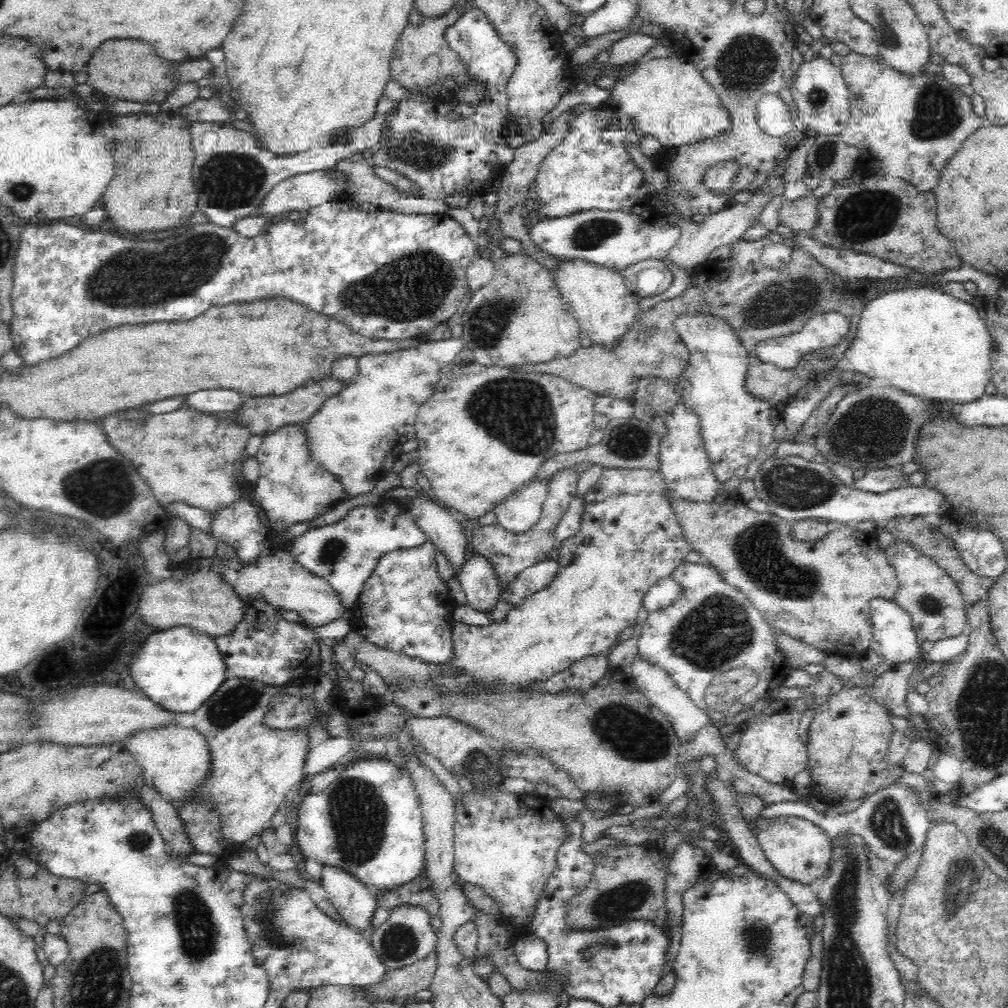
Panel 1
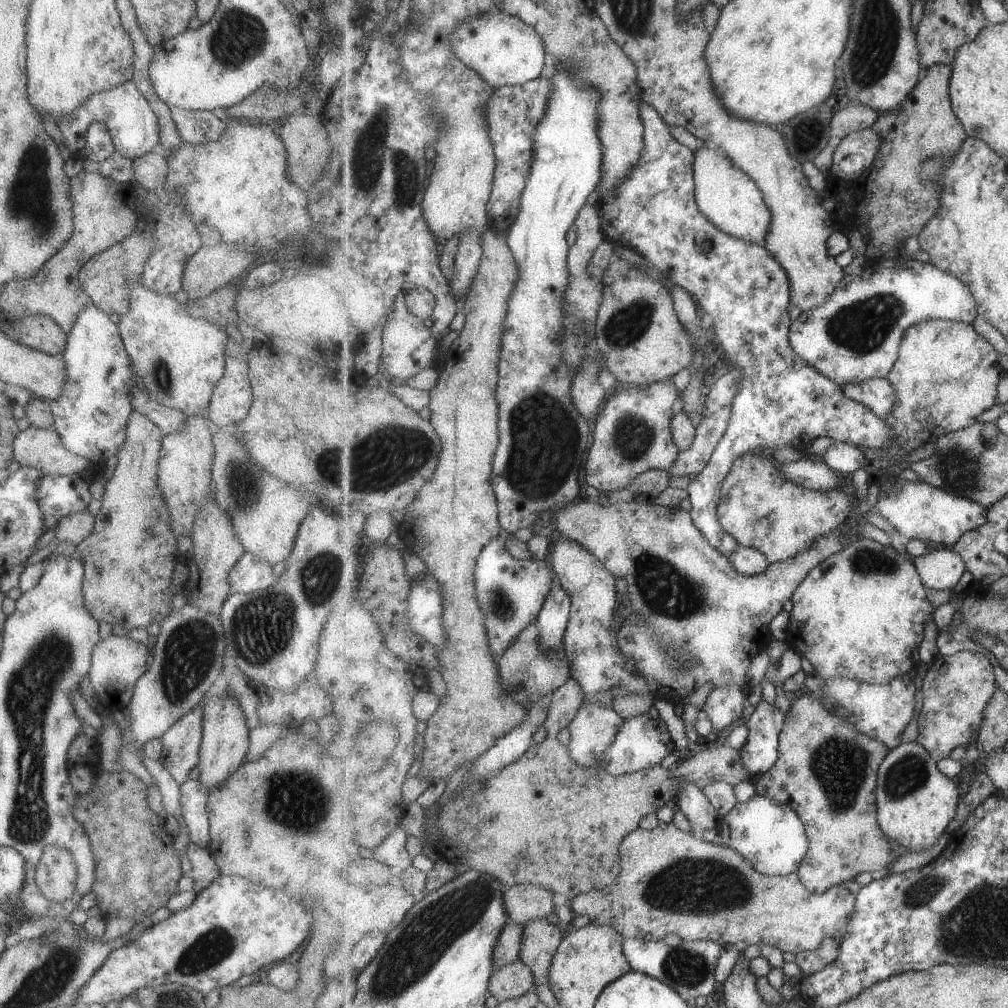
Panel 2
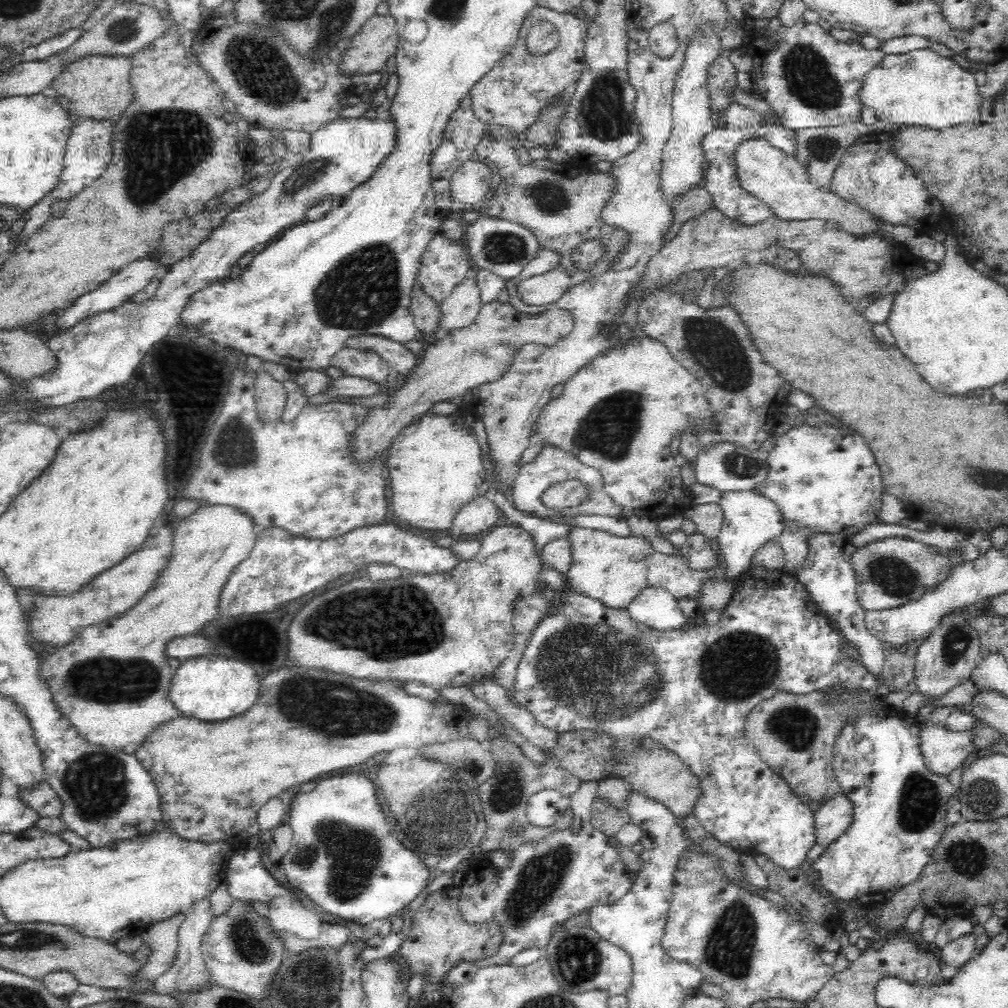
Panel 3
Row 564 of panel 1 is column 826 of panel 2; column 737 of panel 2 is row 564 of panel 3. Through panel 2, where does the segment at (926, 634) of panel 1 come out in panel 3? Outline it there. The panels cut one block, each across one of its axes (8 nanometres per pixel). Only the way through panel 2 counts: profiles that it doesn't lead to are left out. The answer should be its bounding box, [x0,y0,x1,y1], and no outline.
[850,536,952,611]

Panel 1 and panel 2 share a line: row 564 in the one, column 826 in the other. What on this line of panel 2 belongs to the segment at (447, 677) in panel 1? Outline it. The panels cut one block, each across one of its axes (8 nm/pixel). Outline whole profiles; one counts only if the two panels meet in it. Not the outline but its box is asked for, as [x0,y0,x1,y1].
[789,536,936,685]

